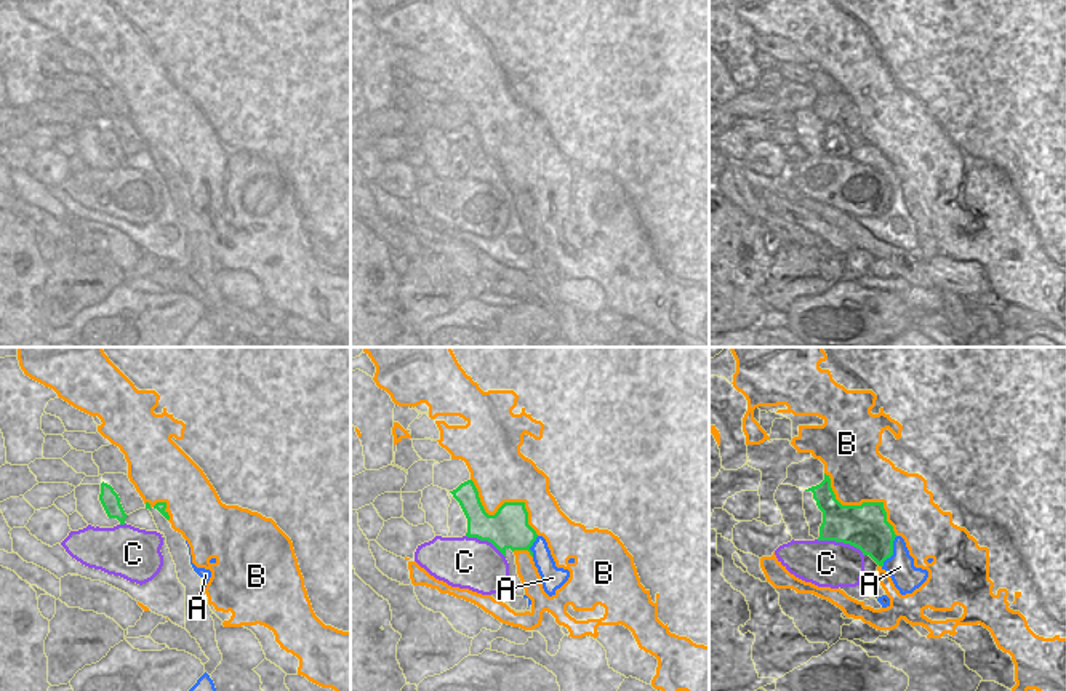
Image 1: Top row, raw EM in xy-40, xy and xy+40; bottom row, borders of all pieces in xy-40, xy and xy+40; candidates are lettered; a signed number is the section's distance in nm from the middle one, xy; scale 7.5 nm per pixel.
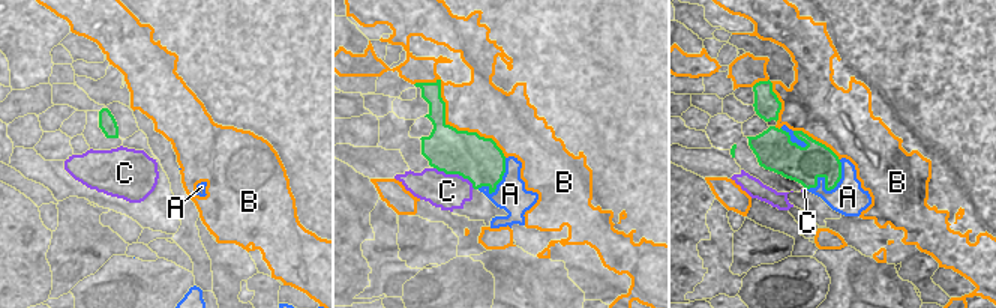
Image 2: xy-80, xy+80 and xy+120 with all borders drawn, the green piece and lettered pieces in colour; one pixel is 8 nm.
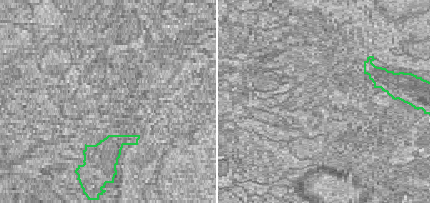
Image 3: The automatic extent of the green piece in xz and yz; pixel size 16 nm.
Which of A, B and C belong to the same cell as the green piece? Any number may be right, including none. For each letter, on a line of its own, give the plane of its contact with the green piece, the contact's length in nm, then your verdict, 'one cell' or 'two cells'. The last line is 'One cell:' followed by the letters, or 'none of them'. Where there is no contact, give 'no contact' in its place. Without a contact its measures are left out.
A: xy+40 | 260 nm | two cells
B: xy+40 | 750 nm | two cells
C: xy+40 | 380 nm | one cell
One cell: C

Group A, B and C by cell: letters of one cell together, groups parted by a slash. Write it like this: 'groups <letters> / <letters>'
groups A / B / C

